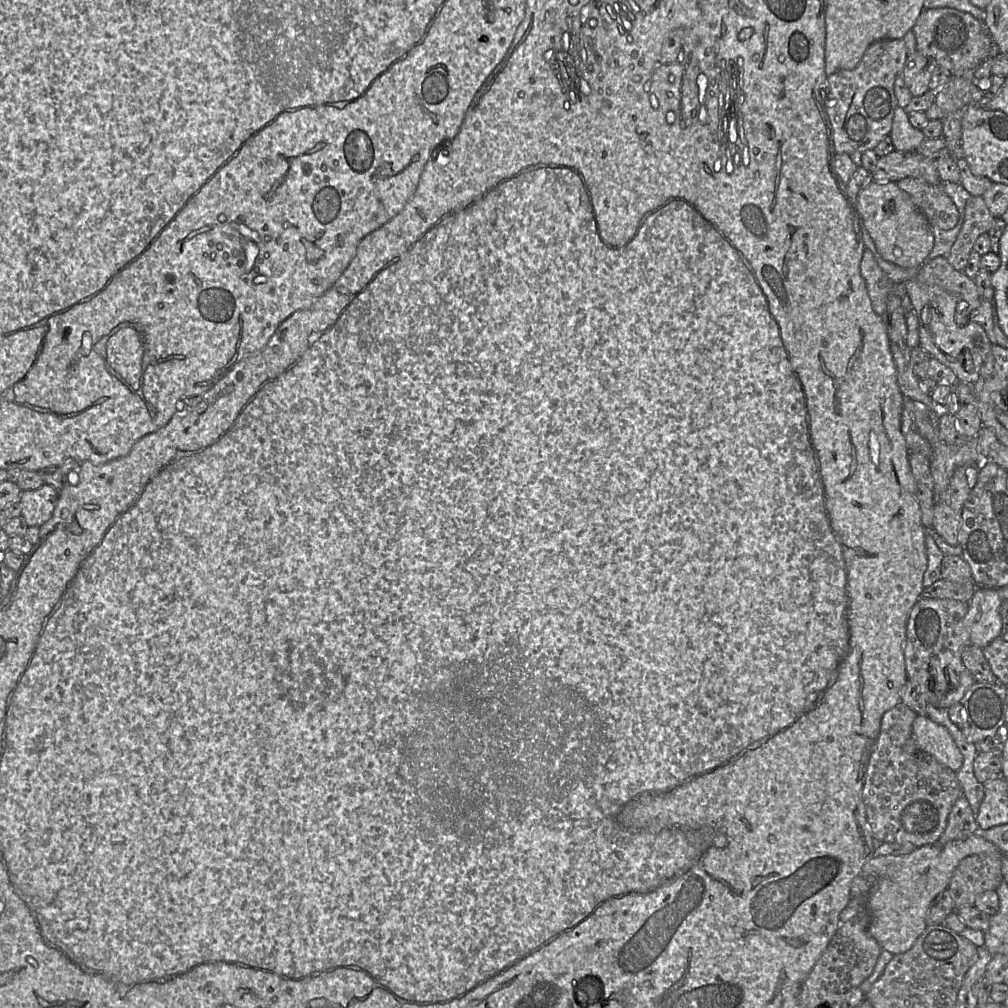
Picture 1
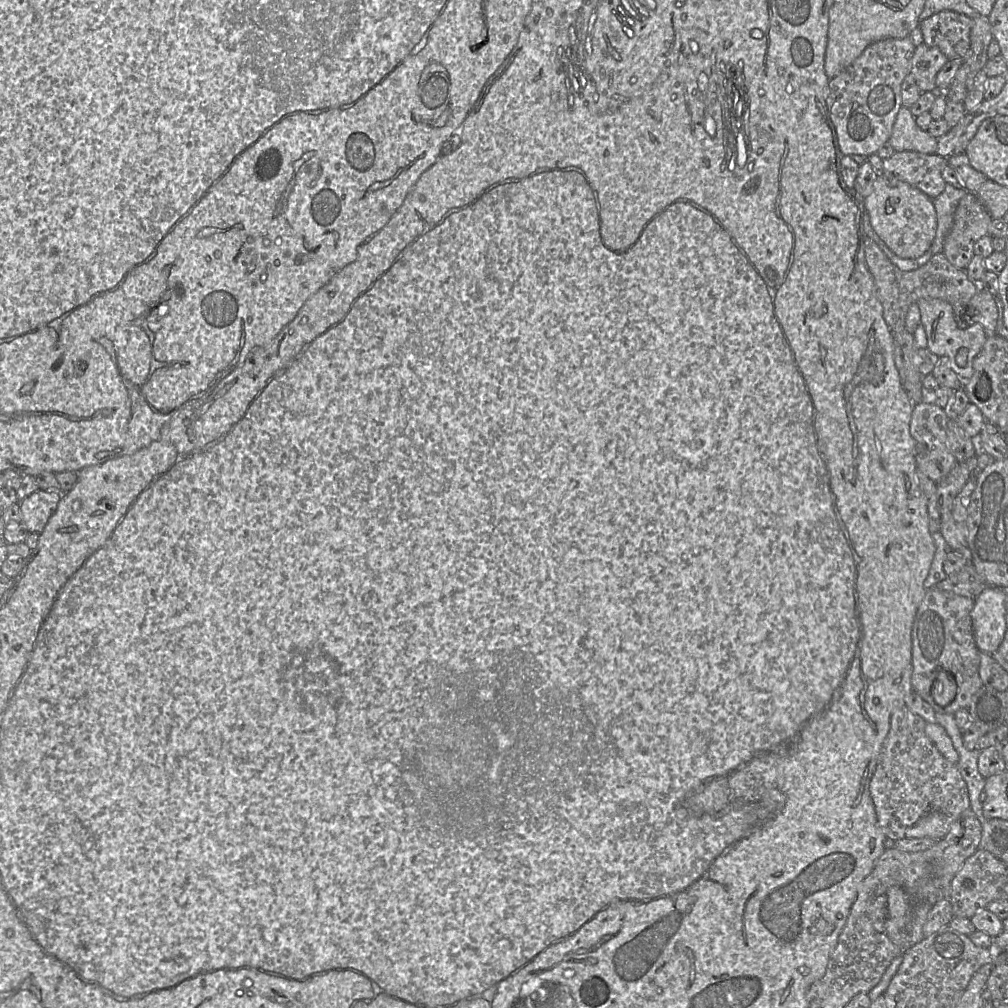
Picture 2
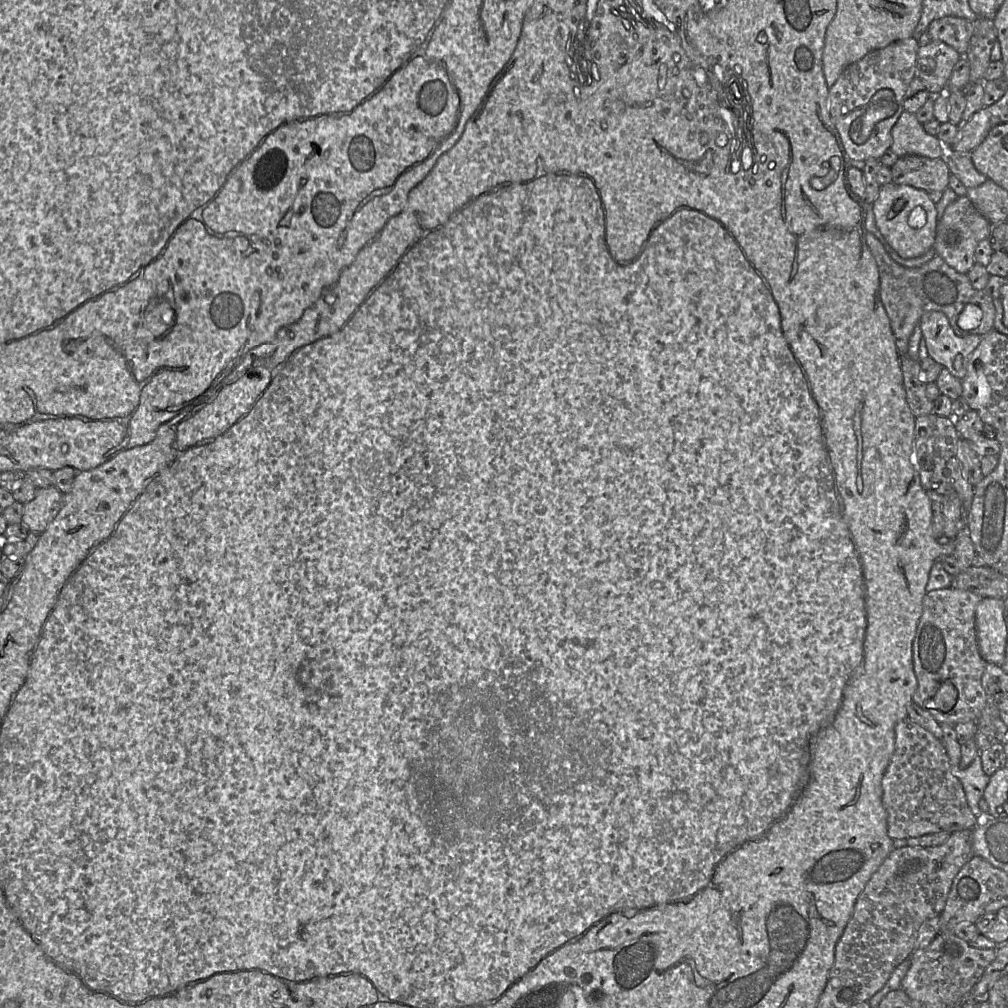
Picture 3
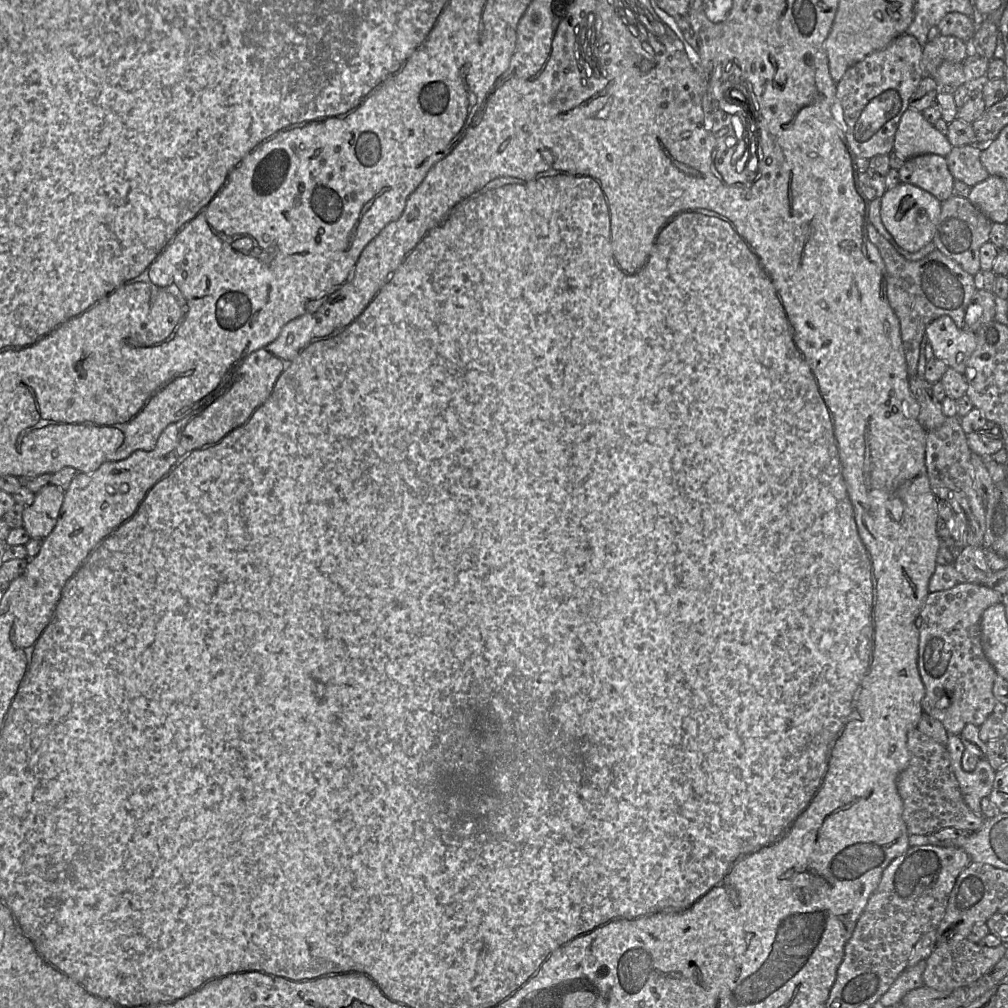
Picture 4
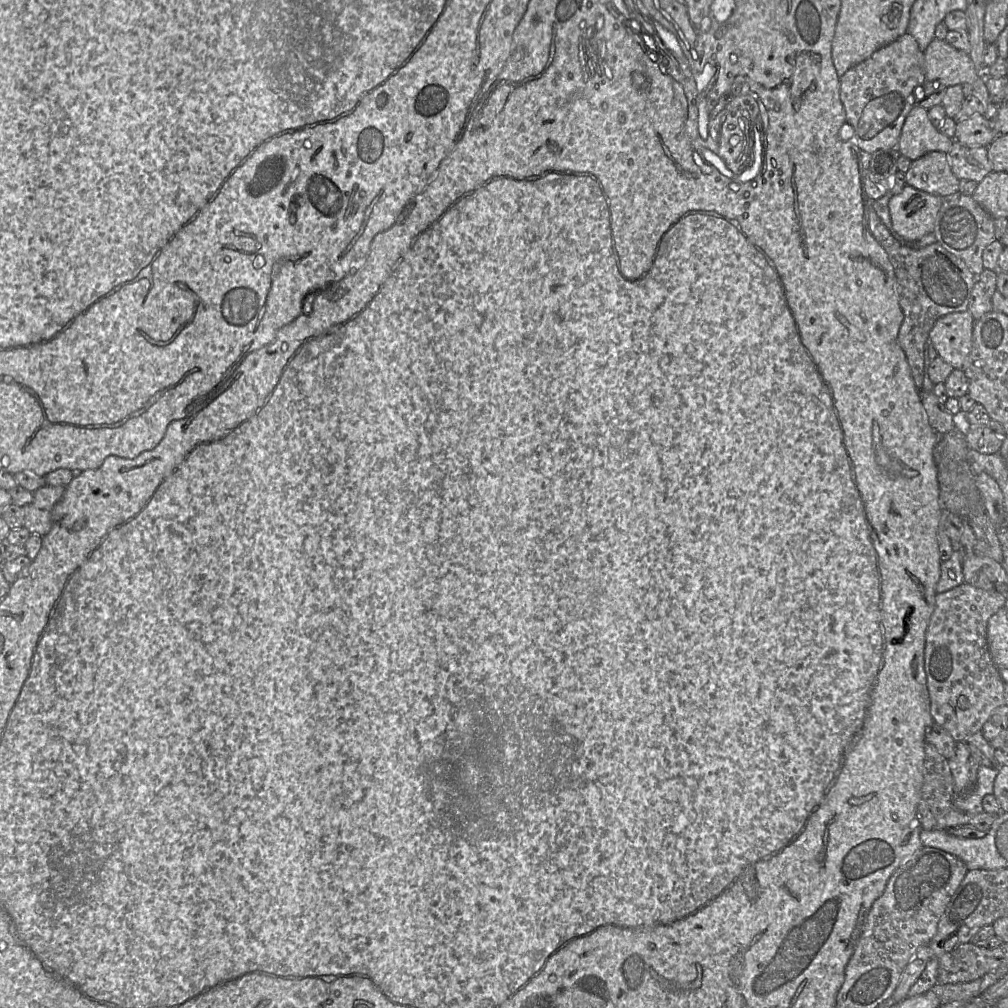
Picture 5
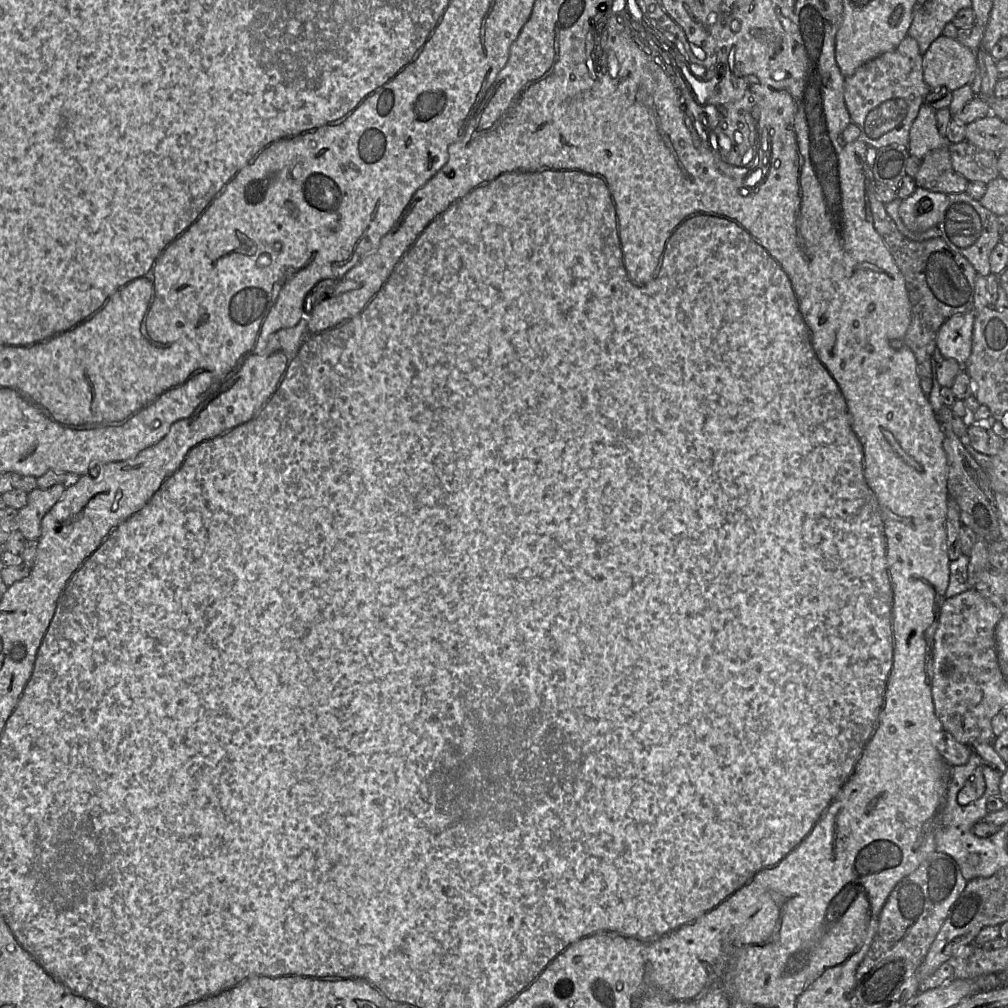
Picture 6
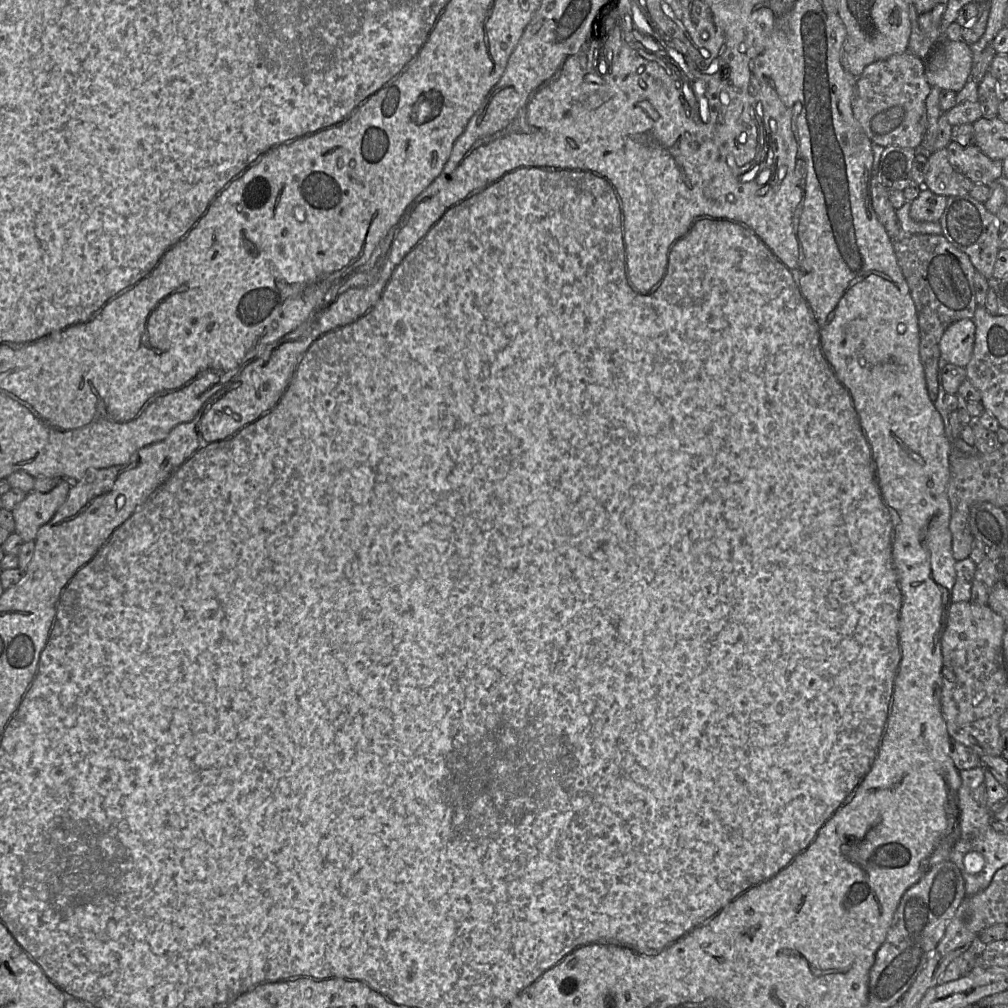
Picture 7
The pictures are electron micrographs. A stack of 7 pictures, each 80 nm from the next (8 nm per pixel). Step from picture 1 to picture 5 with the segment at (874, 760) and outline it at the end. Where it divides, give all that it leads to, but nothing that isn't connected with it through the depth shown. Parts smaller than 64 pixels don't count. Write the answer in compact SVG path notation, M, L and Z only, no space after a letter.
M925 743L924 748L924 780L920 789L920 798L917 805L917 817L922 830L947 830L965 826L973 827L980 831L988 831L999 814L982 812L976 815L969 815L956 808L953 803L954 779L948 760L942 756L932 744Z

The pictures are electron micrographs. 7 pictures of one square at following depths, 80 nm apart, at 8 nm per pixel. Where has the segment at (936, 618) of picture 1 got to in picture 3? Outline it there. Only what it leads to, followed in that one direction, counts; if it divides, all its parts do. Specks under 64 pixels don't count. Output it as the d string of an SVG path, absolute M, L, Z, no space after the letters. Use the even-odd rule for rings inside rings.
M943 588L927 592L913 641L913 667L917 689L912 701L929 711L939 724L955 726L960 722L976 721L985 707L987 694L982 685L986 661L980 654L976 634L976 608L982 596L970 591ZM949 680L955 686L958 697L949 711L930 708L930 703L942 682Z

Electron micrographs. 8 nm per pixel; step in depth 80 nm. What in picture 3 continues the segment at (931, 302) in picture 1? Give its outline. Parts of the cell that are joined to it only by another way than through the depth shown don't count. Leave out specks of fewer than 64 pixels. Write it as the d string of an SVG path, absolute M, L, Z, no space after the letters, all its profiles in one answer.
M942 312L925 313L920 327L926 341L929 357L962 380L967 372L969 358L982 336L973 333L957 334Z

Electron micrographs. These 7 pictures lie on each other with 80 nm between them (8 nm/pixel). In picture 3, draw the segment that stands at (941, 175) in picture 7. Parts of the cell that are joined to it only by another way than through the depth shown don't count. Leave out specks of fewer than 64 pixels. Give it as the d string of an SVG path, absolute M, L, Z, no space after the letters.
M903 156L891 167L891 174L892 182L925 191L935 204L949 187L950 169L942 158Z

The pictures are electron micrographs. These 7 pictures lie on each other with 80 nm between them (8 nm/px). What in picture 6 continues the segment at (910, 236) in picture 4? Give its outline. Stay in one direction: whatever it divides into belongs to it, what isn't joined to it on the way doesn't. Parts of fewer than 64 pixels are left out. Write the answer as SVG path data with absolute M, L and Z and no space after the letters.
M917 187L914 193L902 200L899 216L913 232L921 233L938 225L947 195Z

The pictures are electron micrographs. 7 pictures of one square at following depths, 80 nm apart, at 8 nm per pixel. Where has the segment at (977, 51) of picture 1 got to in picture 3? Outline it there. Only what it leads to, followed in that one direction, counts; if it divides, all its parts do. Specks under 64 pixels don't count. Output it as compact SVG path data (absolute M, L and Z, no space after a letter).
M945 16L933 20L927 32L931 41L941 41L953 47L960 55L965 56L973 33L973 23L965 18Z

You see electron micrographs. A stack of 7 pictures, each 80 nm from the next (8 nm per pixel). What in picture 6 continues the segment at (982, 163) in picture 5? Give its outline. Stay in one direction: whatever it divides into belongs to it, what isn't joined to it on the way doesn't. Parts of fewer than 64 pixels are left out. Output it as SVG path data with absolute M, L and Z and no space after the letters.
M967 141L952 143L948 150L953 169L969 182L987 184L1000 176L997 154L980 150Z

